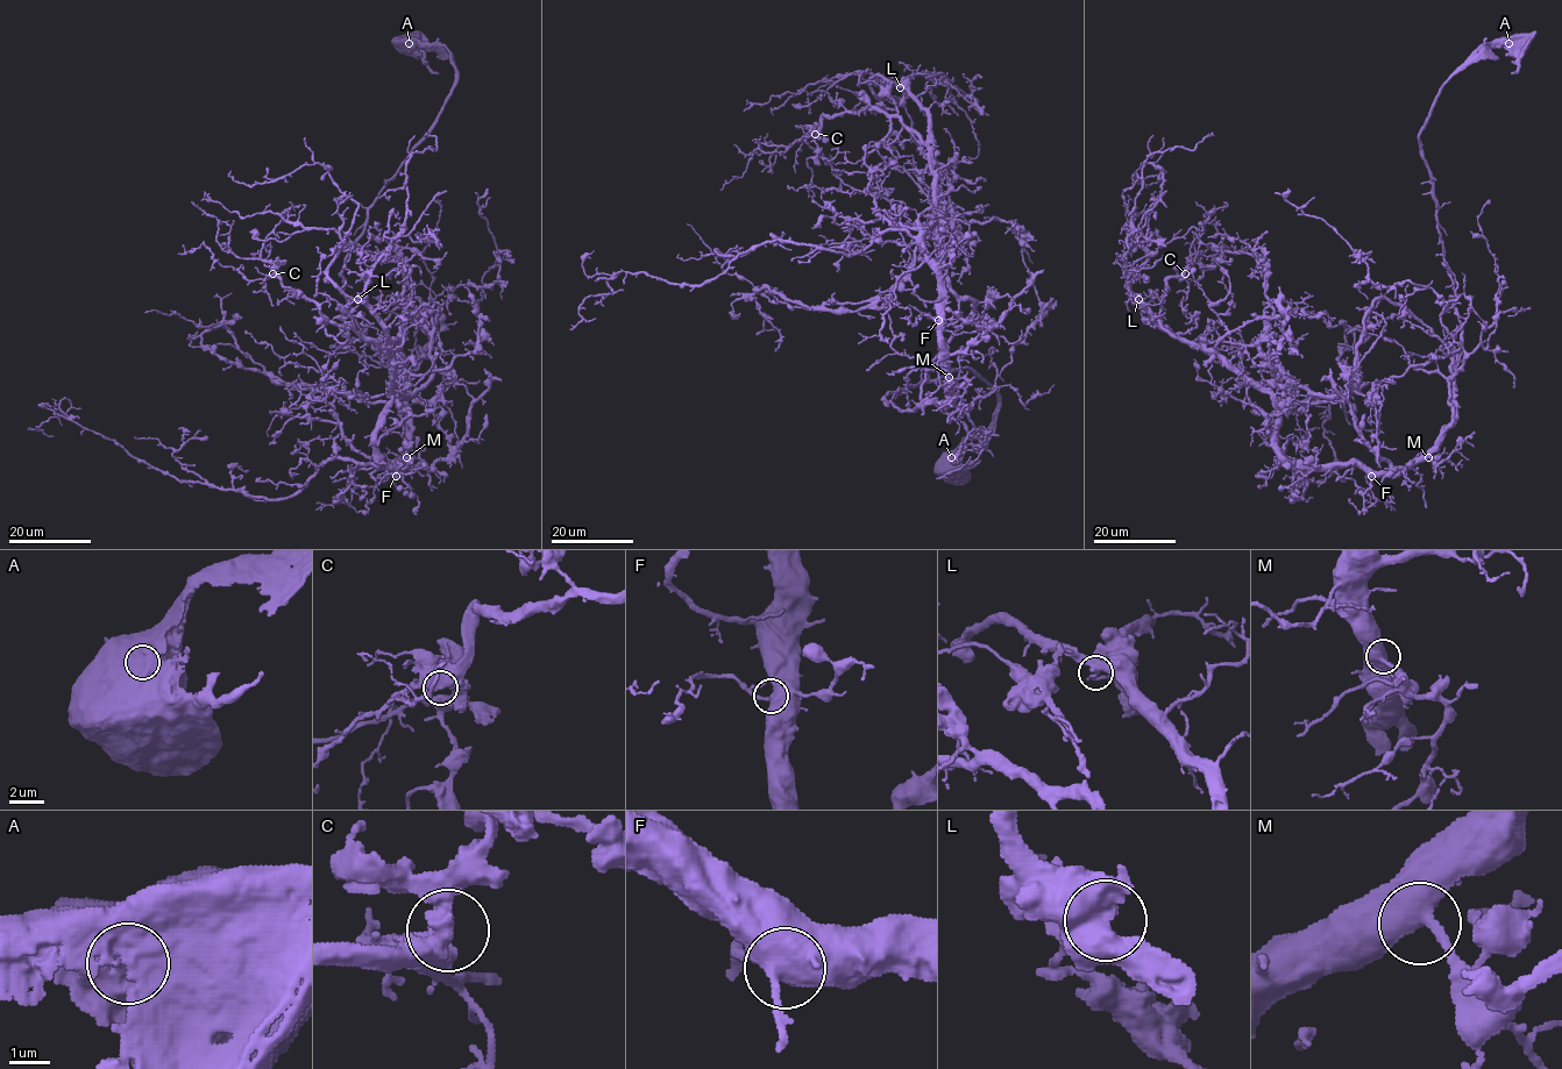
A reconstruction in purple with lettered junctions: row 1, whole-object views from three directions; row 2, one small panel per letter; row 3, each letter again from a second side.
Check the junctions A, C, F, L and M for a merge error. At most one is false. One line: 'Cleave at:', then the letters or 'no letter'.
Cleave at: no letter

